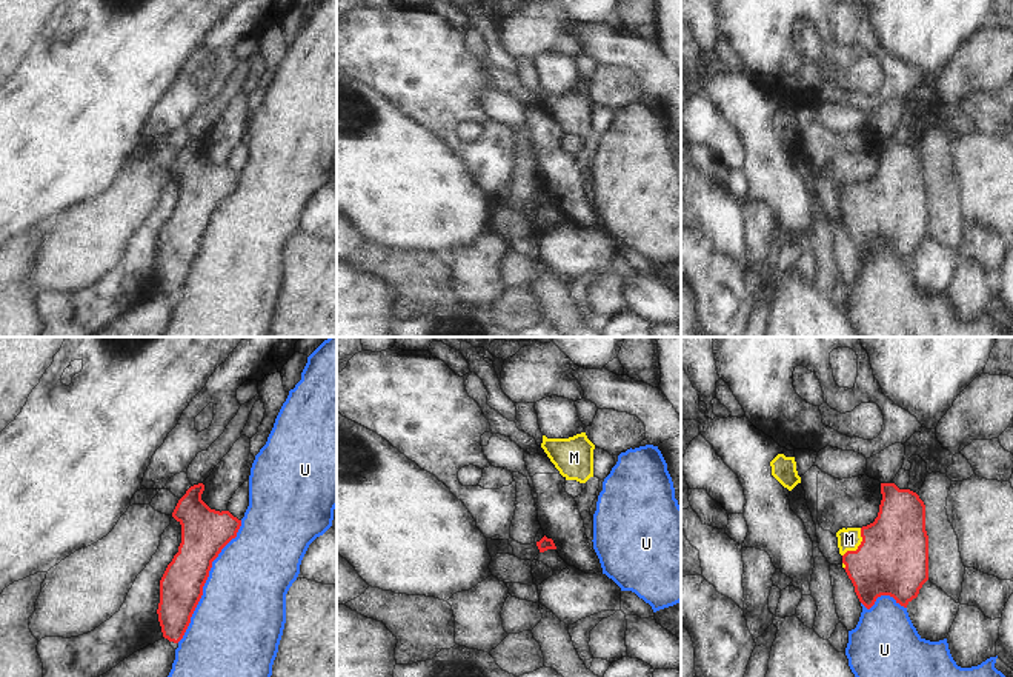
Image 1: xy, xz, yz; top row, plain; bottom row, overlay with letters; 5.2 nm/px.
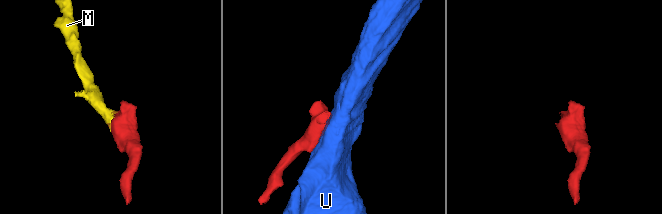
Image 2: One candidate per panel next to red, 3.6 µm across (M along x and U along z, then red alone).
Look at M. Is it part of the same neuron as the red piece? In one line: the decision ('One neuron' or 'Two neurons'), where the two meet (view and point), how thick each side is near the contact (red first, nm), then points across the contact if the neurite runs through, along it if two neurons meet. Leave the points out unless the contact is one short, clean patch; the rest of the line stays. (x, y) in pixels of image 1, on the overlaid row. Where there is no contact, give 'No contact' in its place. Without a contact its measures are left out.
One neuron. Touches red at yz (860, 545). Thickness 380 nm (red) against 120 nm. Path across: yz (892, 559), (878, 559), (860, 545), (849, 539).

